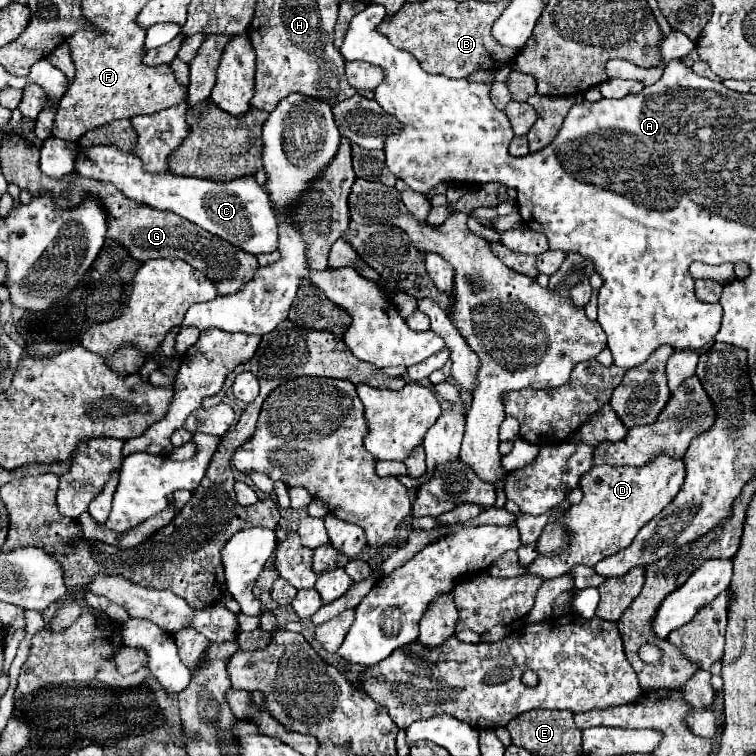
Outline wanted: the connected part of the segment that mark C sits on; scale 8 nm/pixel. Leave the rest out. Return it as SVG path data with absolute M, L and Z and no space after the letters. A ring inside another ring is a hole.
M81 146L75 162L75 172L101 182L117 186L127 198L153 206L155 210L169 210L201 226L203 230L247 250L249 254L263 254L277 250L277 224L271 200L255 176L241 176L229 182L215 182L193 176L179 176L173 172L147 172L135 152L123 152L117 146Z

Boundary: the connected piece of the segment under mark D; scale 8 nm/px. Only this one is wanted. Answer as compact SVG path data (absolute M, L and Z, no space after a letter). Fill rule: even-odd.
M657 456L653 464L643 468L633 466L593 466L589 474L583 474L579 488L583 490L583 500L571 506L555 522L567 530L569 546L555 554L539 554L529 566L521 566L517 552L507 552L497 558L487 572L497 578L533 574L541 580L551 580L563 574L569 574L573 566L595 566L599 560L617 554L627 548L637 532L651 522L679 492L685 478L683 460L673 460L669 456Z

